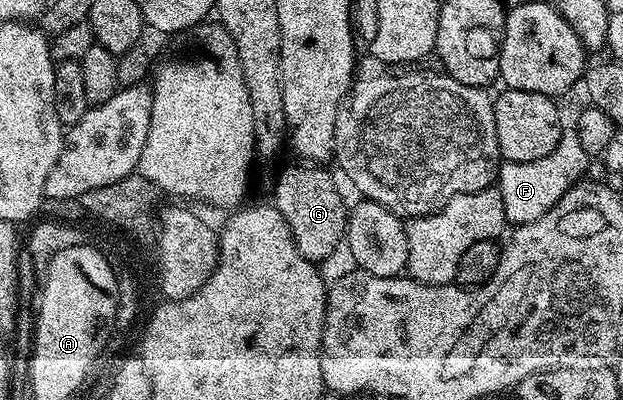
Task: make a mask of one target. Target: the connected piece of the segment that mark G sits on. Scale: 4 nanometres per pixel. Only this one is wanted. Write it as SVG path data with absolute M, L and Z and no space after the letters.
M297 164L301 166L285 166L277 183L273 186L272 205L283 216L287 228L293 237L295 248L314 264L321 264L337 249L342 249L345 240L345 226L349 222L349 210L328 174L328 169L317 164Z

